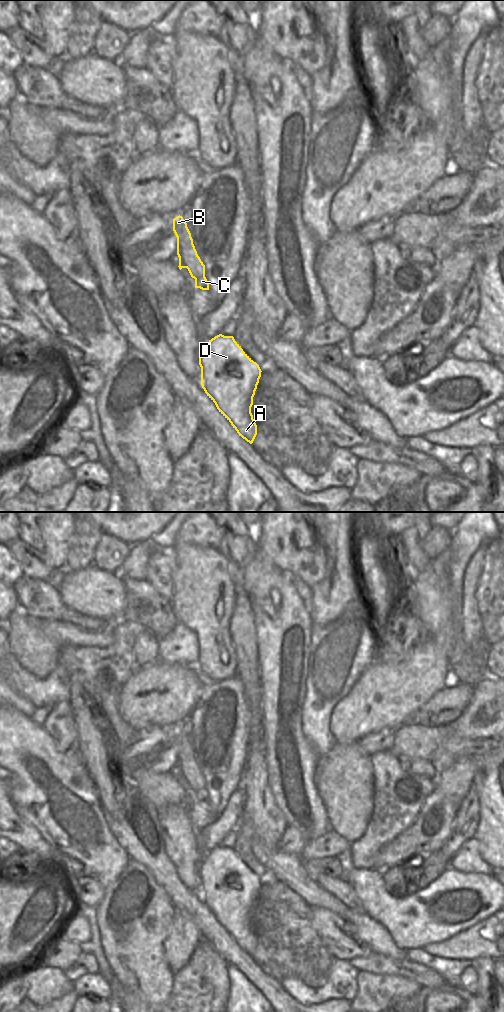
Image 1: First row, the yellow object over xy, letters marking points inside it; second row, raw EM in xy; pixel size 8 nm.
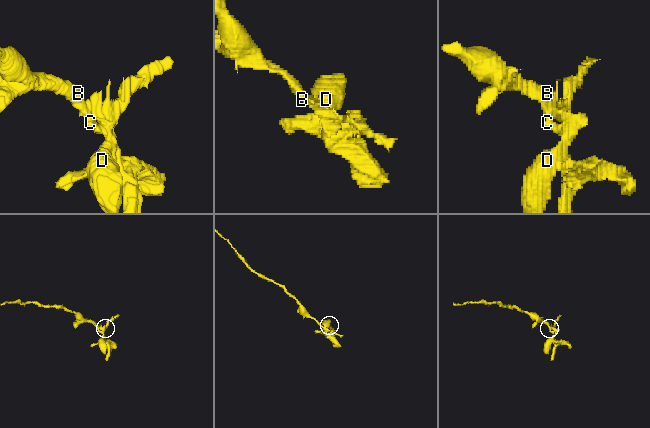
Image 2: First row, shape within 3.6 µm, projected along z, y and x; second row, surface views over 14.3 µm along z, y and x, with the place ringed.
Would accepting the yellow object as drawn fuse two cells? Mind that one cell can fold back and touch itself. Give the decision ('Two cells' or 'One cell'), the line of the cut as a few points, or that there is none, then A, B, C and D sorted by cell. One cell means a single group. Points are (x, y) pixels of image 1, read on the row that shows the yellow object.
Two cells. Split along xy (179, 259), (186, 261), (187, 268). Groups: A D / B C

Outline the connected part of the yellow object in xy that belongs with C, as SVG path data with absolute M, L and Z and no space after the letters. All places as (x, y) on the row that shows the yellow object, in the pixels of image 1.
M182 216L173 219L173 231L177 237L177 255L179 260L186 260L188 271L195 279L195 288L209 290L209 283L205 277L205 265L193 251L193 239Z

